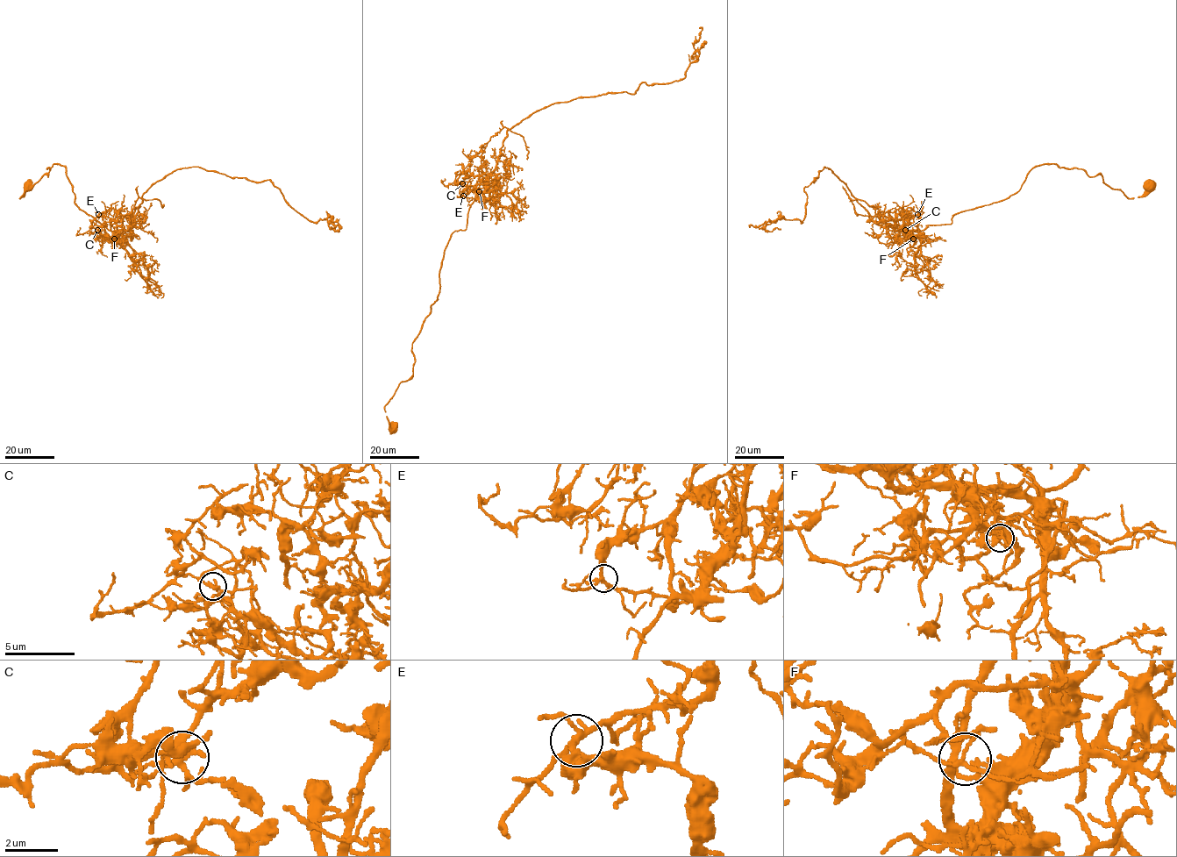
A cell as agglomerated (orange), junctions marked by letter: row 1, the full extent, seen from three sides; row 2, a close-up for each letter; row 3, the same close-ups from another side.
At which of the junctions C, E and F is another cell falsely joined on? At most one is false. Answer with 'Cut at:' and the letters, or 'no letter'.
Cut at: C

